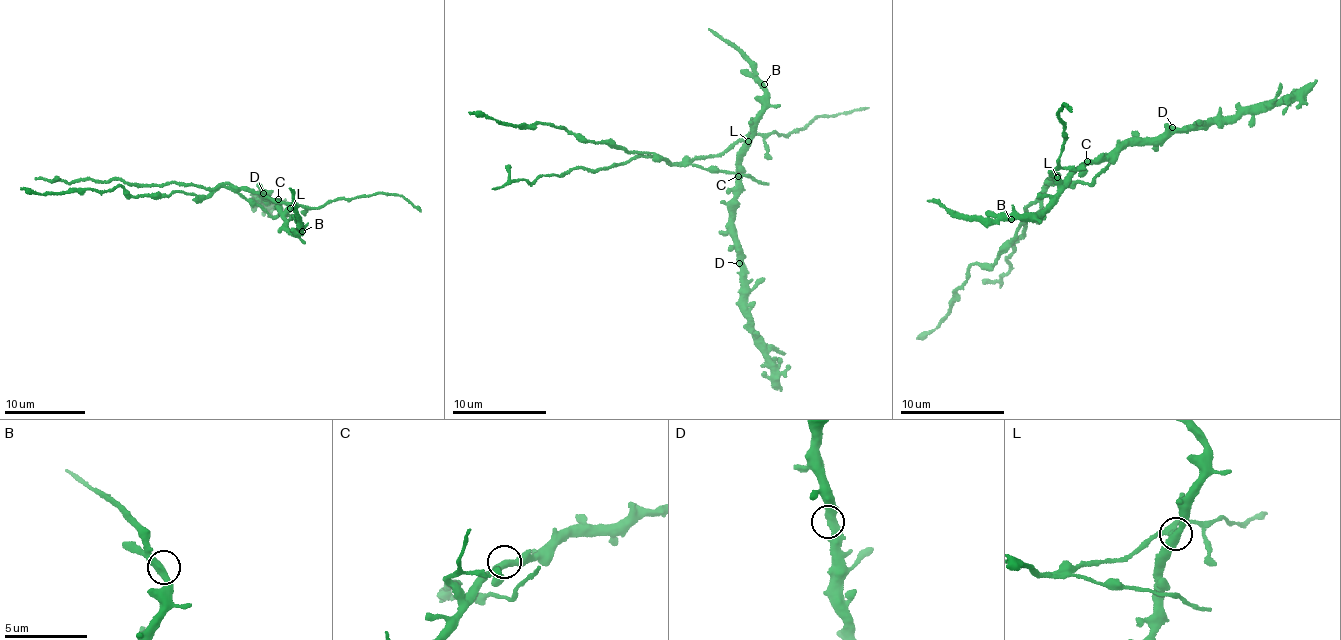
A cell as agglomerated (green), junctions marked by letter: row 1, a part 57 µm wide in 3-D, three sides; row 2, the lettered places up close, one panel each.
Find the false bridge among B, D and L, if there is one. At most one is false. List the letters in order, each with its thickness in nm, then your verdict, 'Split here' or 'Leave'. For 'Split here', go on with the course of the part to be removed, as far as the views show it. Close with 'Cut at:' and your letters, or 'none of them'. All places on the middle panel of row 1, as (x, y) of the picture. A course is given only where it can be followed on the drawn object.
B: Thickness 360 nm. Leave
D: Thickness 400 nm. Leave
L: Thickness 380 nm. Split here. Course of the part to remove: (749, 140), (677, 164), (654, 153), (579, 139), (569, 130), (469, 114)
Cut at: L

